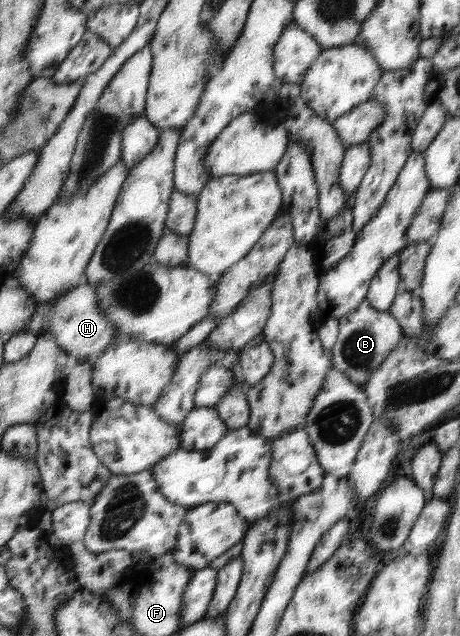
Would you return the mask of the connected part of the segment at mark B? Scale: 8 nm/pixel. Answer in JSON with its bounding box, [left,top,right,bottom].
[331,299,403,386]

